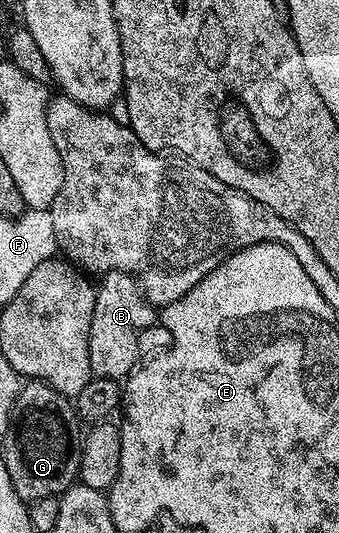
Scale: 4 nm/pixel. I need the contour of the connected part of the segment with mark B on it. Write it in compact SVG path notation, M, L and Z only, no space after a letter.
M113 270L110 274L102 275L95 291L95 307L93 308L93 320L89 328L89 364L91 373L96 378L126 379L132 370L136 369L135 357L139 354L139 337L150 328L156 325L157 310L148 302L143 291L139 289L138 282L130 274L123 274L119 270Z

